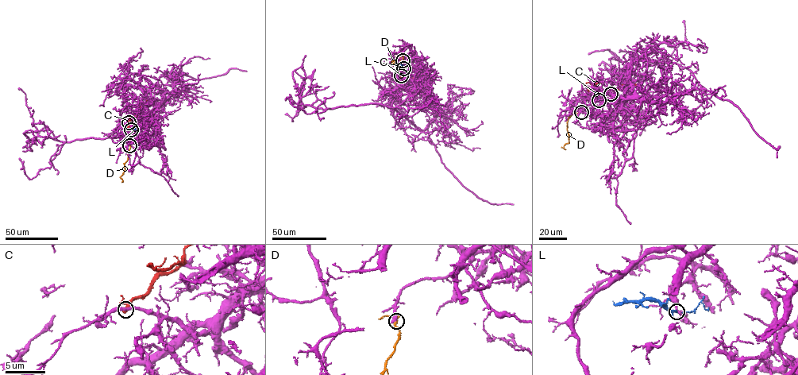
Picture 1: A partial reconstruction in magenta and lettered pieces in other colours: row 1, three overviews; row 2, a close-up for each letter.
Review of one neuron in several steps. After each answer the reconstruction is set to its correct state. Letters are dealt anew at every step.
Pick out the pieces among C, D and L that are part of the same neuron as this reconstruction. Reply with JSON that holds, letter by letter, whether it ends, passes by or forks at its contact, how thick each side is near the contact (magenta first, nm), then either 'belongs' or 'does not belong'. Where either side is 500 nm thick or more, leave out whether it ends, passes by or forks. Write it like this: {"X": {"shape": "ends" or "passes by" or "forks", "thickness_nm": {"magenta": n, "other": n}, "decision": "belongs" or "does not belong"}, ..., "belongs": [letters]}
{"C": {"shape": "passes by", "thickness_nm": {"magenta": 280, "other": 280}, "decision": "does not belong"}, "D": {"shape": "passes by", "thickness_nm": {"magenta": 460, "other": 170}, "decision": "does not belong"}, "L": {"shape": "passes by", "thickness_nm": {"magenta": 240, "other": 150}, "decision": "does not belong"}, "belongs": []}

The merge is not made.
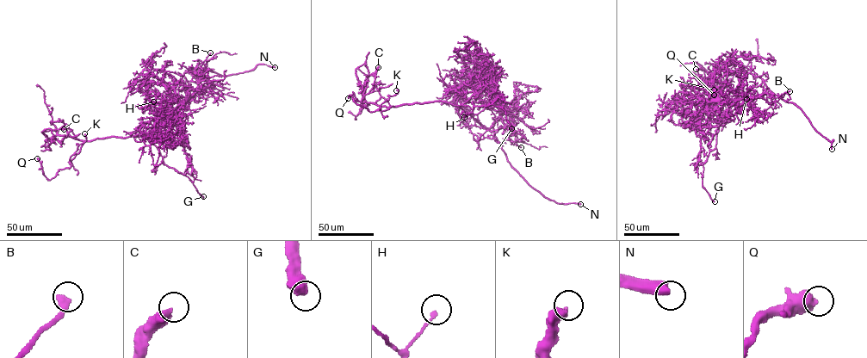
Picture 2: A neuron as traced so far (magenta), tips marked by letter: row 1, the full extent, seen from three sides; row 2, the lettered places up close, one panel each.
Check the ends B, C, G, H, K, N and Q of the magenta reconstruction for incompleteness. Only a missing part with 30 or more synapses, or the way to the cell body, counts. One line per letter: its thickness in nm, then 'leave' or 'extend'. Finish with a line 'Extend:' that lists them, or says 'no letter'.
B: 400 nm thick; extend
C: 440 nm thick; leave
G: 650 nm thick; leave
H: 140 nm thick; leave
K: 360 nm thick; leave
N: 420 nm thick; extend
Q: 650 nm thick; leave
Extend: B, N

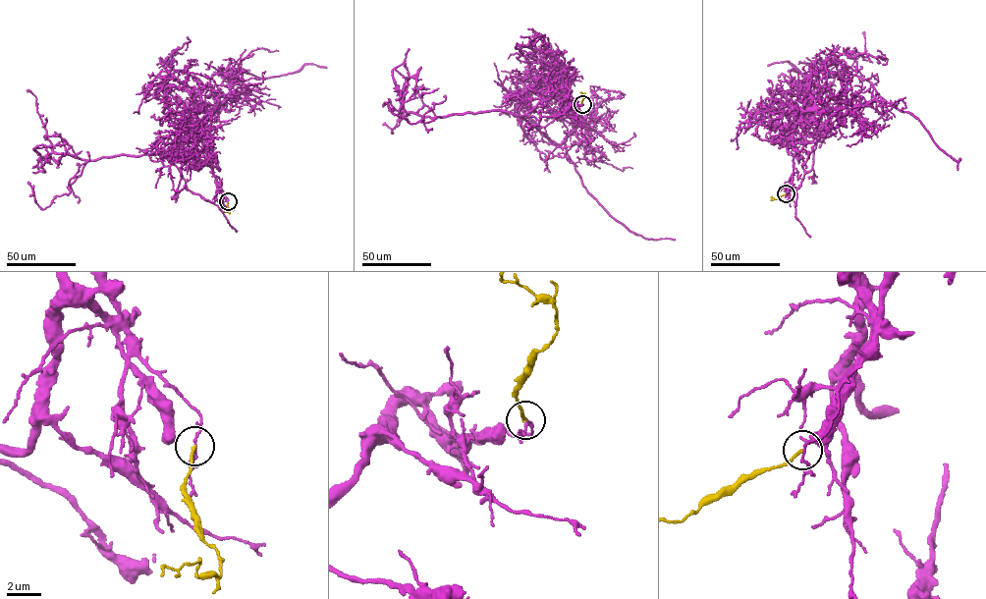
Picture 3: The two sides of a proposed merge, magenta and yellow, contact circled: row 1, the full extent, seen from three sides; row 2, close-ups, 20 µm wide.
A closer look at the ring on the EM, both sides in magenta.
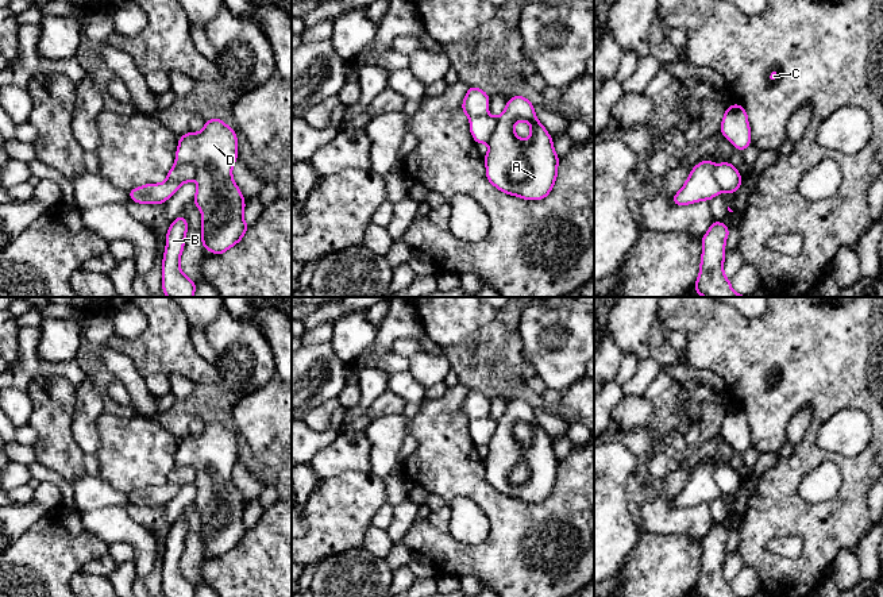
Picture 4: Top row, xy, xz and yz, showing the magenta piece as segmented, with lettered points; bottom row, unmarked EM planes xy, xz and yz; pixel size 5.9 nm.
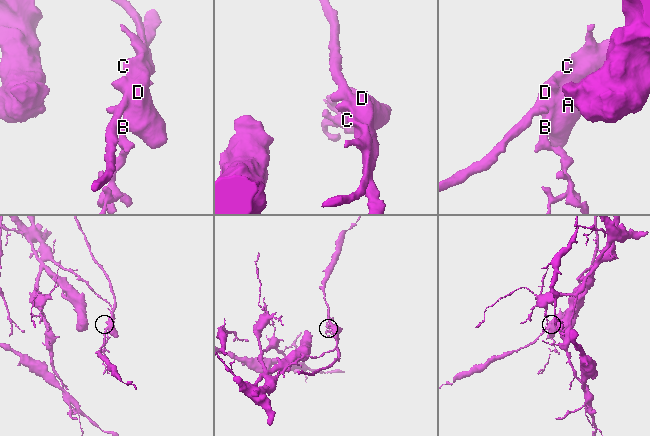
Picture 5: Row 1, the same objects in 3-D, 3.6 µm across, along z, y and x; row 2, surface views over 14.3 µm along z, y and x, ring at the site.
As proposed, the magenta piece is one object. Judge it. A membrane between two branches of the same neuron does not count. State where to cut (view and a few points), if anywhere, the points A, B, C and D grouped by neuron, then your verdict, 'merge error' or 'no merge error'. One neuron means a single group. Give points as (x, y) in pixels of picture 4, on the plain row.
xy (176, 465), (189, 466), (193, 470), (195, 480) | A D / B C | merge error

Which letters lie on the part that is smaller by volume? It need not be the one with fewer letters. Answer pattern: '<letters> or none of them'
A, D

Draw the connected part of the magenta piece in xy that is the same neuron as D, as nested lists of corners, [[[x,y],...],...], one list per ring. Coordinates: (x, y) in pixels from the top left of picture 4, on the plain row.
[[[219,420],[205,423],[201,435],[182,438],[178,442],[176,466],[188,466],[194,470],[197,493],[193,505],[203,517],[201,546],[212,556],[221,558],[239,546],[247,535],[248,528],[243,521],[246,505],[239,489],[232,481],[232,469],[238,462],[238,440],[234,431],[228,430]]]

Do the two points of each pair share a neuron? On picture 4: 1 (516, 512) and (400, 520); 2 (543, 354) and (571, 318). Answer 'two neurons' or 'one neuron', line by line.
1: two neurons
2: one neuron

